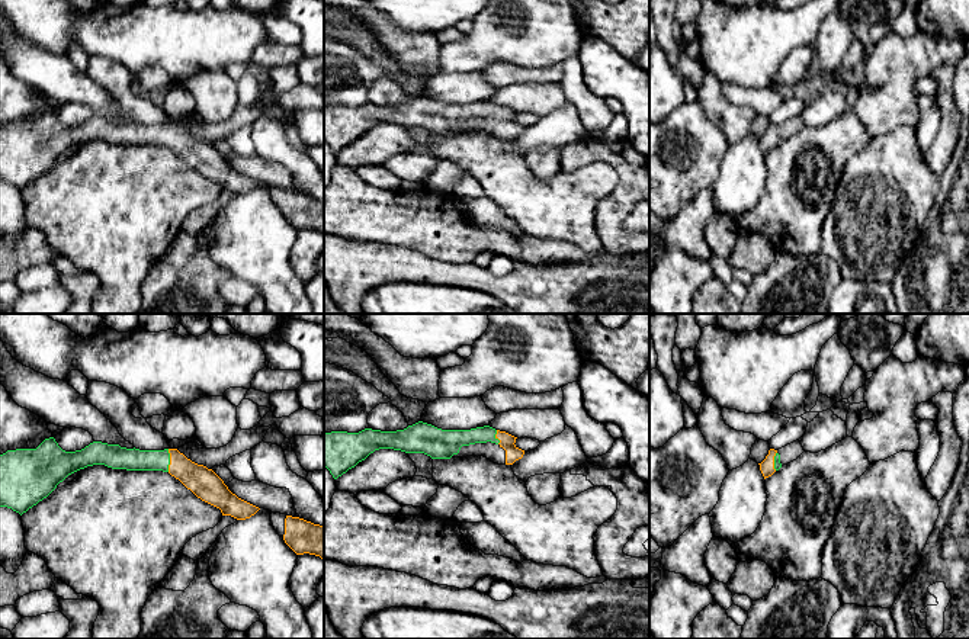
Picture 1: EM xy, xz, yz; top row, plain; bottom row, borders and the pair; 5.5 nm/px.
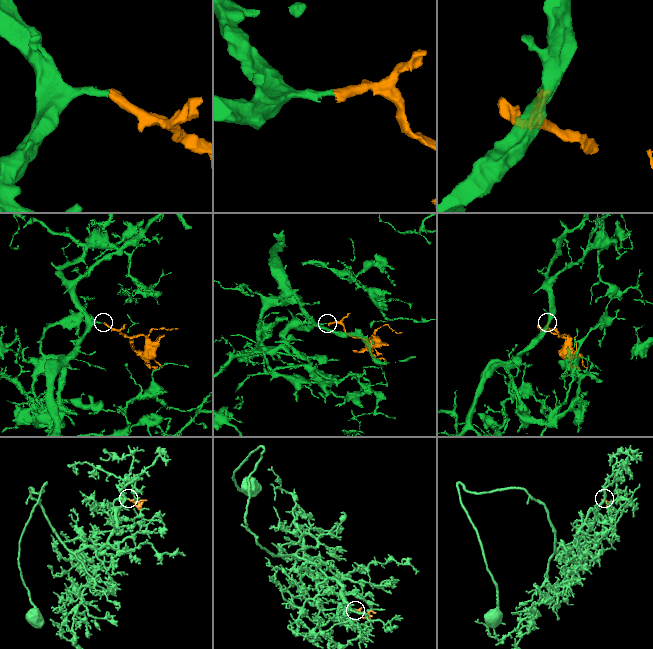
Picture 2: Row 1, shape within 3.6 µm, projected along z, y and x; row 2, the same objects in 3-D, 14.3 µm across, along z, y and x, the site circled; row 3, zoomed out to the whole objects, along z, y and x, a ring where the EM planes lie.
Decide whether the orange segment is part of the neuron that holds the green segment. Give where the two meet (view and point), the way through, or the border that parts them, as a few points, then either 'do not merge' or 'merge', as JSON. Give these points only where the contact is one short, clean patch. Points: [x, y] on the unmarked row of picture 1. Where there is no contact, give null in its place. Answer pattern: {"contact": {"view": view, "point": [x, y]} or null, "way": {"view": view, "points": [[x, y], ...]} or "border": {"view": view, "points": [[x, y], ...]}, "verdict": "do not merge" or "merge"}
{"contact": {"view": "xy", "point": [169, 135]}, "way": {"view": "xy", "points": [[131, 134], [169, 135], [205, 159]]}, "verdict": "merge"}

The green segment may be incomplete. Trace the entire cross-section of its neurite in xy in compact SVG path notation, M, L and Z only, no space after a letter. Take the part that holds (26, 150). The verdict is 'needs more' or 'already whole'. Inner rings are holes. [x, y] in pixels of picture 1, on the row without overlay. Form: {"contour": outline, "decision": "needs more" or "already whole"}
{"contour": "M54 112L36 123L16 123L0 129L0 182L20 190L46 173L68 150L93 139L126 145L163 145L179 154L222 190L246 195L260 183L232 168L224 155L177 123L139 125L93 116L81 125L65 126Z", "decision": "needs more"}

